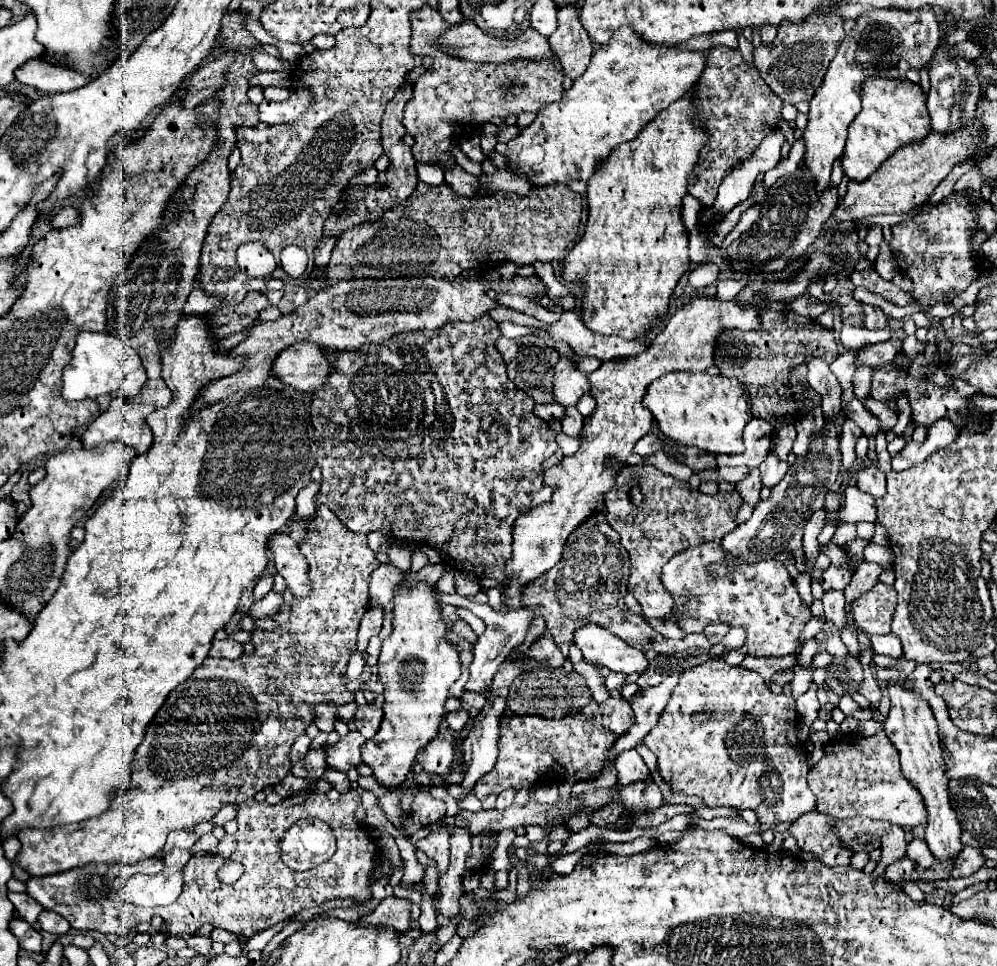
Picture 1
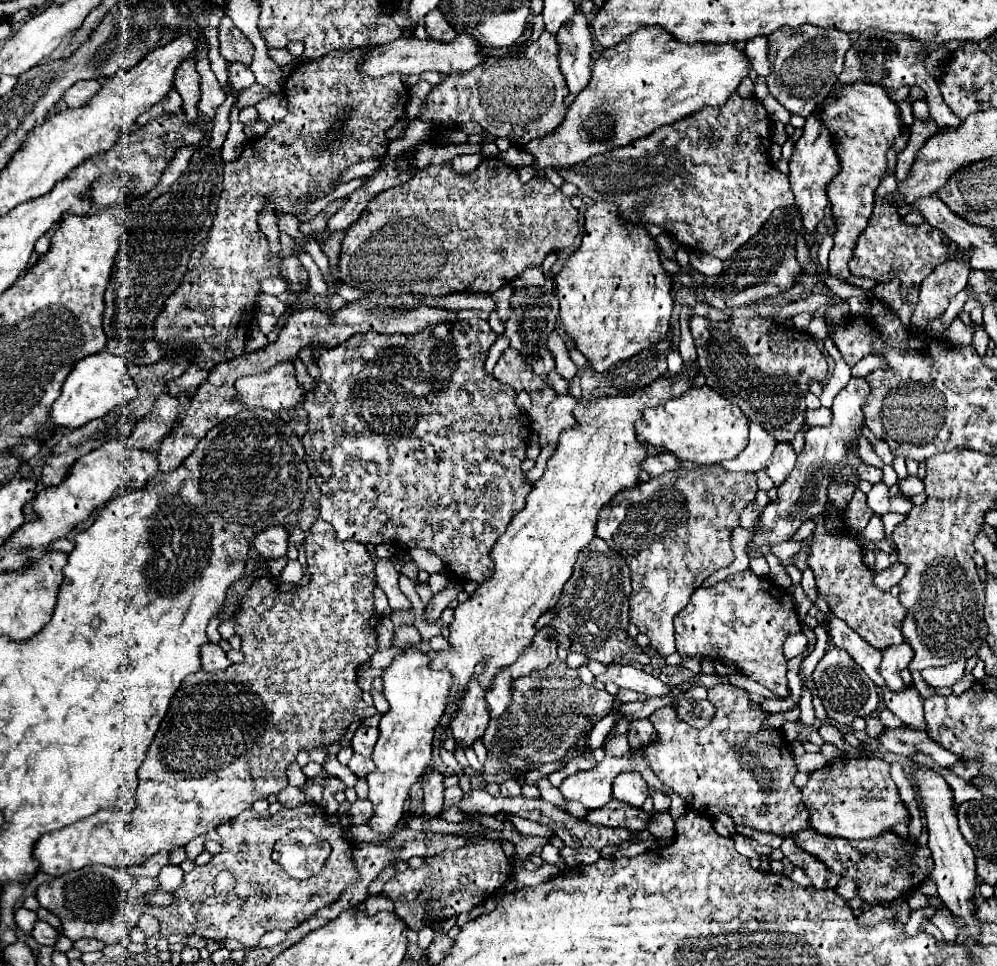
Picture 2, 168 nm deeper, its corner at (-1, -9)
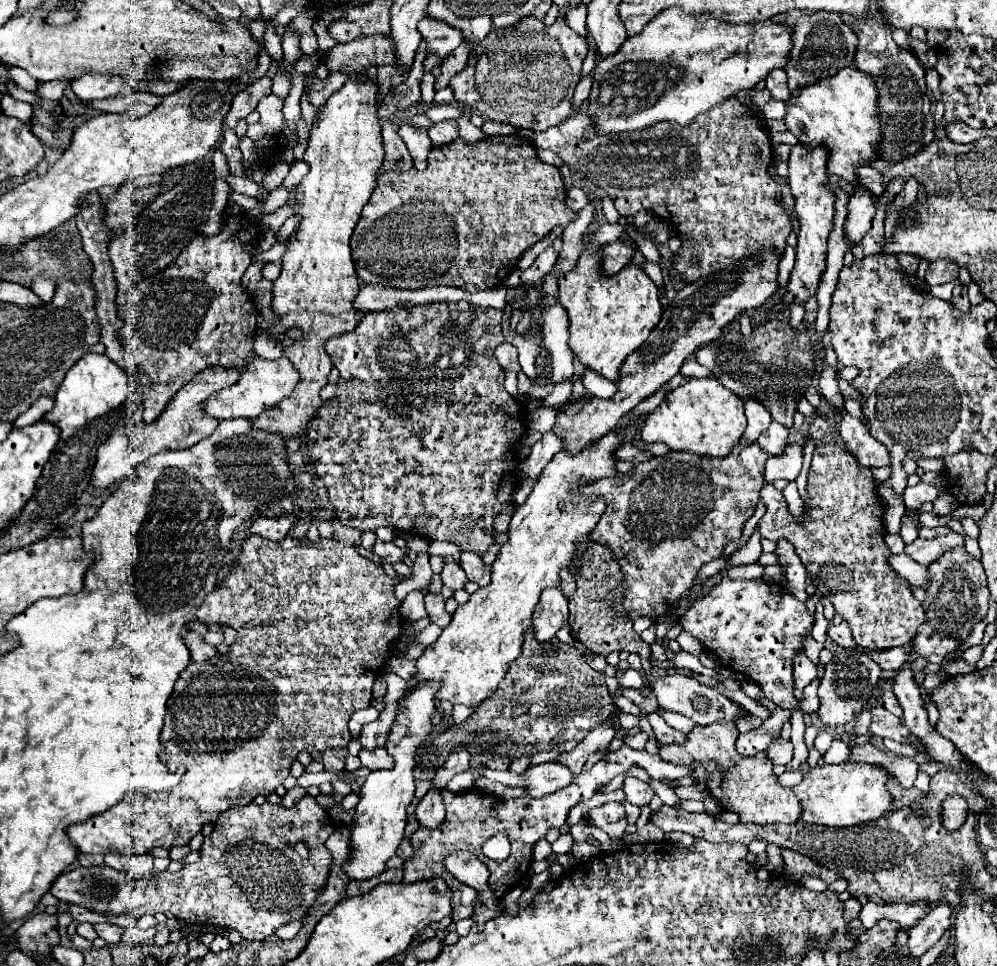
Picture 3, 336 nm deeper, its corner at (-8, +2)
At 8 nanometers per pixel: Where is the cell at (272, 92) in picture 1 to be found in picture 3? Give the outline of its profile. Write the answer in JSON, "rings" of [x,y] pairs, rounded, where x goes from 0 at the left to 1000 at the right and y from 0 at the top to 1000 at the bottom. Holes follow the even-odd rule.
{"rings":[[[271,96],[269,100],[263,100],[261,109],[257,111],[261,117],[261,129],[265,131],[265,136],[269,140],[277,140],[277,138],[283,138],[287,134],[283,109],[285,109],[285,102]]]}

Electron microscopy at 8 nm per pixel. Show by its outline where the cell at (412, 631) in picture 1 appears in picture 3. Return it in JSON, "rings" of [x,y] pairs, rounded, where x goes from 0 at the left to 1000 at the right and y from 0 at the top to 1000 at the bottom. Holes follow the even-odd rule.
{"rings":[[[425,705],[417,711],[407,713],[405,722],[399,726],[397,746],[389,759],[387,775],[395,784],[393,796],[377,796],[373,798],[365,813],[361,815],[361,829],[357,833],[355,858],[353,858],[353,885],[345,895],[345,902],[351,910],[371,910],[381,906],[387,898],[387,891],[397,883],[401,871],[405,869],[407,856],[407,835],[415,827],[415,784],[419,773],[429,767],[433,759],[433,742],[437,736],[437,717],[441,713],[441,705]]]}

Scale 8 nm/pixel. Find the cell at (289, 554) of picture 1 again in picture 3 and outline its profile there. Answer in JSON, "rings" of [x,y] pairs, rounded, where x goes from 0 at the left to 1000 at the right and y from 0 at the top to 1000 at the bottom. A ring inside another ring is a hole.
{"rings":[[[285,533],[285,535],[259,535],[251,550],[273,560],[283,560],[289,554],[289,548],[297,541],[295,533]]]}

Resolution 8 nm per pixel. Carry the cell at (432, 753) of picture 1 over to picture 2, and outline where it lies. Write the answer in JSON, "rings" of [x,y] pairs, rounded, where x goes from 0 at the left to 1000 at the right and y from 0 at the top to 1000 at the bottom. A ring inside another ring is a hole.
{"rings":[[[434,797],[432,801],[424,803],[424,847],[436,847],[444,841],[444,803]]]}

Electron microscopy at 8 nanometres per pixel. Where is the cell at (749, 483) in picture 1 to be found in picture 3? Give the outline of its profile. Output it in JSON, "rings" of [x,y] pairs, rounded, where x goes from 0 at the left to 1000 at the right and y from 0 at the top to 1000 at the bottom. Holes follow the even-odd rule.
{"rings":[[[820,461],[814,473],[814,486],[810,490],[810,510],[814,514],[810,537],[794,537],[784,510],[776,502],[768,500],[762,510],[768,531],[760,541],[760,550],[766,558],[780,560],[782,556],[786,556],[796,562],[798,575],[804,579],[816,606],[835,622],[839,635],[843,635],[847,643],[851,643],[859,668],[871,672],[895,672],[915,664],[921,649],[927,645],[927,630],[919,622],[913,604],[901,597],[891,585],[893,570],[887,564],[887,527],[881,519],[877,504],[879,502],[873,486],[863,481],[859,473],[855,473],[855,469],[851,469],[843,461]]]}

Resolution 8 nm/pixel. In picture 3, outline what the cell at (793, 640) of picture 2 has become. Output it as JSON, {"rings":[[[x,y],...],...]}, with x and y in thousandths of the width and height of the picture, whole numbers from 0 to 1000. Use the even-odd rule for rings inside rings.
{"rings":[[[804,672],[798,674],[794,686],[796,686],[796,709],[800,713],[806,713],[818,701],[818,688],[808,680]]]}

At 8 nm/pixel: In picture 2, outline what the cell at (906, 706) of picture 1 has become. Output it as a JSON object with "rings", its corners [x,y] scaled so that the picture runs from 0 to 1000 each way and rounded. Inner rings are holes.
{"rings":[[[918,791],[916,803],[918,803],[918,810],[922,812],[922,824],[924,824],[926,834],[928,834],[926,839],[930,845],[932,878],[934,878],[934,884],[938,890],[938,896],[934,901],[934,909],[940,915],[940,923],[942,923],[946,938],[958,950],[962,950],[962,957],[966,959],[958,975],[966,977],[966,979],[978,979],[978,977],[982,977],[980,973],[982,973],[982,961],[984,961],[984,954],[978,948],[978,944],[980,944],[980,940],[978,940],[978,921],[980,921],[978,884],[962,861],[960,845],[956,841],[956,818],[952,816],[952,812],[948,810],[948,805],[944,801],[940,801],[932,795]]]}

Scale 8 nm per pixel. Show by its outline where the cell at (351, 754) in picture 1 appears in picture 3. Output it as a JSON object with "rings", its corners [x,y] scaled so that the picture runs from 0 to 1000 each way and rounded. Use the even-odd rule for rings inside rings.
{"rings":[[[385,773],[374,777],[363,775],[359,784],[361,784],[363,792],[369,794],[369,796],[391,796],[395,793],[394,784],[391,784],[391,781],[387,778]]]}

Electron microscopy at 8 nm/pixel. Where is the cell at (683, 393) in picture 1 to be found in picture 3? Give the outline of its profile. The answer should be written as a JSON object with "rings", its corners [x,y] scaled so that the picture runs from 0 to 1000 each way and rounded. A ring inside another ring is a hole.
{"rings":[[[704,390],[692,392],[690,396],[670,407],[668,415],[646,434],[642,452],[648,459],[664,457],[676,467],[728,473],[734,463],[742,457],[746,444],[746,415],[732,403],[728,403],[718,390]]]}

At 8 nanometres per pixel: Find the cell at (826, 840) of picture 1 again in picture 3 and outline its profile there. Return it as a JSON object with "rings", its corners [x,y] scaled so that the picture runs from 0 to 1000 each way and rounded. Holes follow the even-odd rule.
{"rings":[[[786,879],[784,881],[786,887],[786,906],[790,906],[792,910],[802,910],[802,906],[818,906],[824,912],[828,912],[830,916],[839,912],[839,904],[835,904],[832,900],[826,900],[824,895],[818,895],[818,891],[812,891],[812,887],[806,887],[804,883],[796,883],[794,879]]]}

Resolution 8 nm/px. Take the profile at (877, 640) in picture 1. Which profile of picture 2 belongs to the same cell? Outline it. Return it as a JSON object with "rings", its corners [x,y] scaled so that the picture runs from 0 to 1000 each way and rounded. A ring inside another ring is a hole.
{"rings":[[[902,667],[896,671],[890,671],[886,675],[886,685],[884,685],[884,700],[888,702],[888,712],[894,716],[904,716],[910,710],[906,708],[902,696],[912,689],[916,683],[916,671],[912,667]]]}

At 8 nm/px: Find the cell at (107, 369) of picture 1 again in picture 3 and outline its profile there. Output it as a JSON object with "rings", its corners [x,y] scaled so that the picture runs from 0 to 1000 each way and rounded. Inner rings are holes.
{"rings":[[[86,365],[64,390],[62,399],[58,401],[58,407],[54,411],[54,421],[44,430],[46,436],[52,436],[60,444],[60,452],[66,457],[74,450],[76,444],[84,442],[88,436],[96,434],[98,430],[108,428],[110,423],[122,419],[128,411],[128,407],[134,403],[130,388],[126,382],[112,374],[106,367],[98,365]]]}

